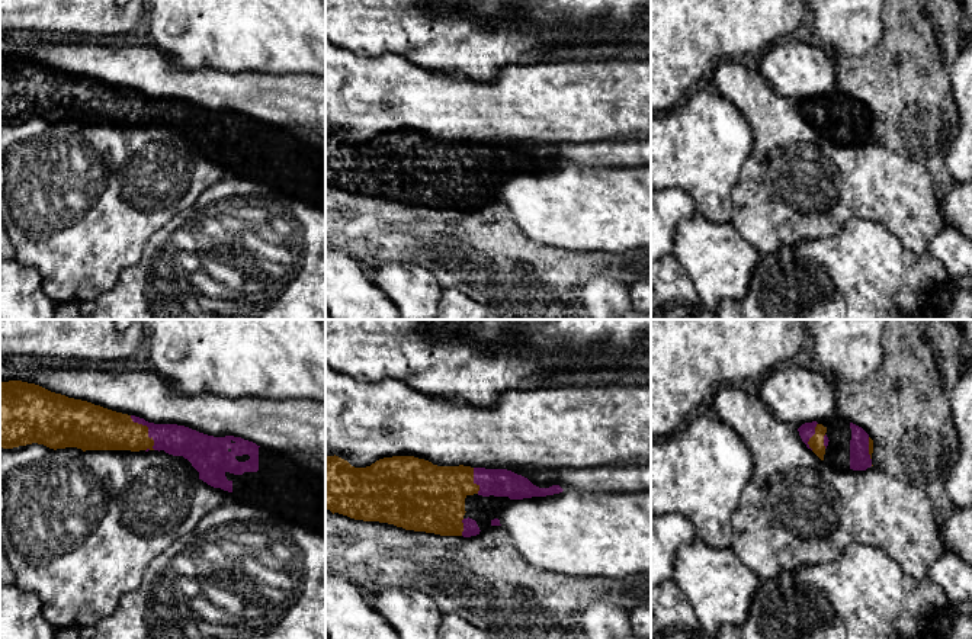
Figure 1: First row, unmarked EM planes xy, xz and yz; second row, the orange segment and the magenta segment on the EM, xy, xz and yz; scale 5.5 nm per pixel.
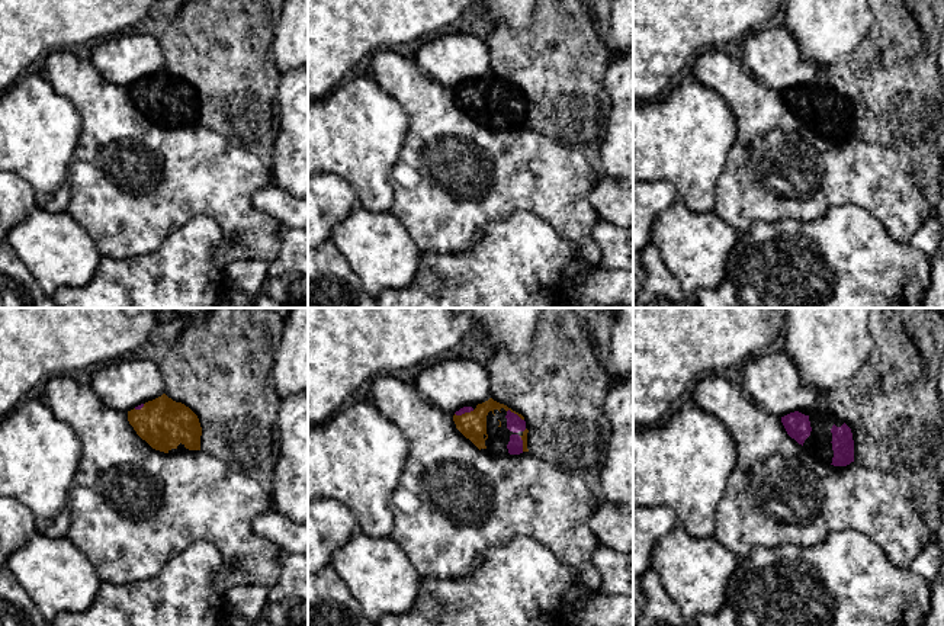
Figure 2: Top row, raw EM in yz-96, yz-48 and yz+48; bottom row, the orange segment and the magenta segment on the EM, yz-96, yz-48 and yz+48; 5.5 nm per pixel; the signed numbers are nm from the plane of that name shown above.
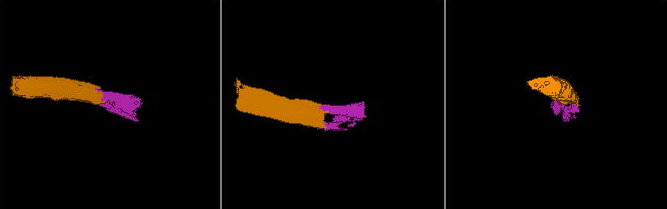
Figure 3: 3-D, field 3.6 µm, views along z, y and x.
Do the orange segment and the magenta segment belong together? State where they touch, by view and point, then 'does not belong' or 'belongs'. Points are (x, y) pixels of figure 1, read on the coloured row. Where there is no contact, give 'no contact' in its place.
contact xy (147, 429); belongs

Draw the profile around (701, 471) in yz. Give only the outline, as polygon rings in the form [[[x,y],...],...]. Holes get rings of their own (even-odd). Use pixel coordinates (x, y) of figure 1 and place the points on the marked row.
[[[713,412],[694,414],[671,436],[651,439],[651,516],[681,514],[694,524],[708,546],[731,549],[732,516],[753,471],[750,449],[729,426]]]

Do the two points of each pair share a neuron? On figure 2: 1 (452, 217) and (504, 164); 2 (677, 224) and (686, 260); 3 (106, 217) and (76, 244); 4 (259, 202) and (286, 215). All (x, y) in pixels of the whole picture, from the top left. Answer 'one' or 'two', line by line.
1: one
2: one
3: two
4: one

